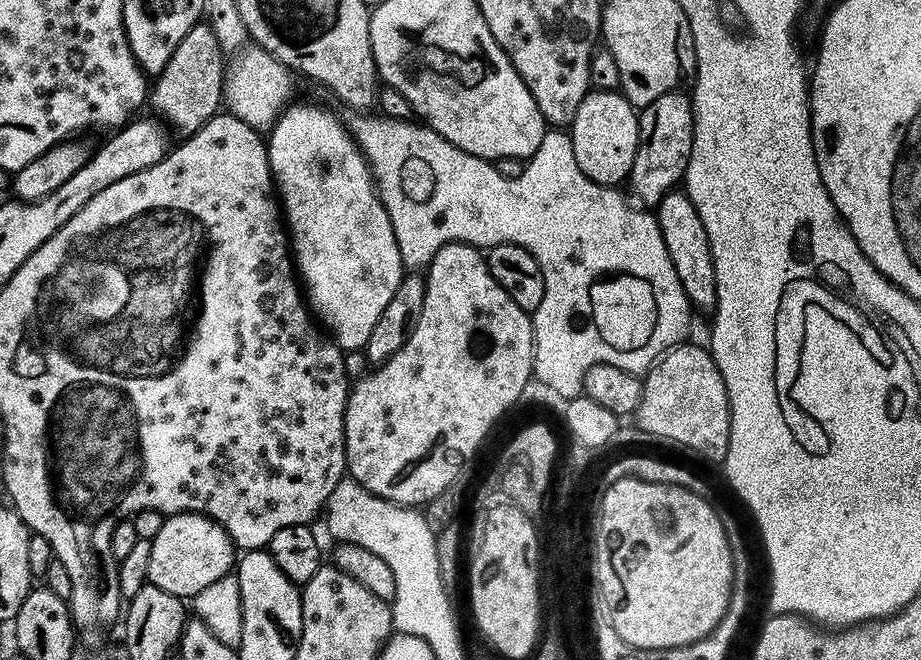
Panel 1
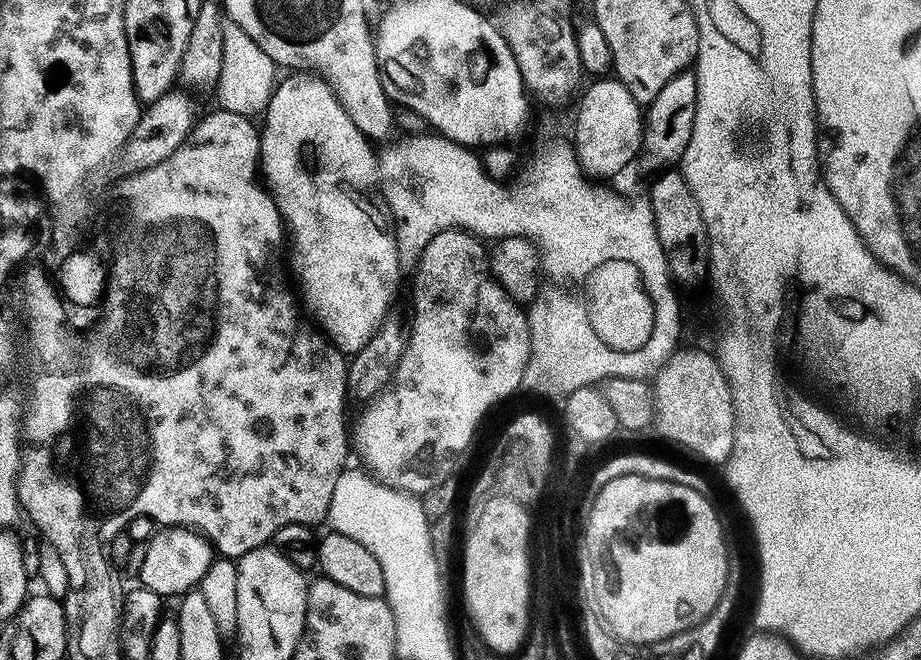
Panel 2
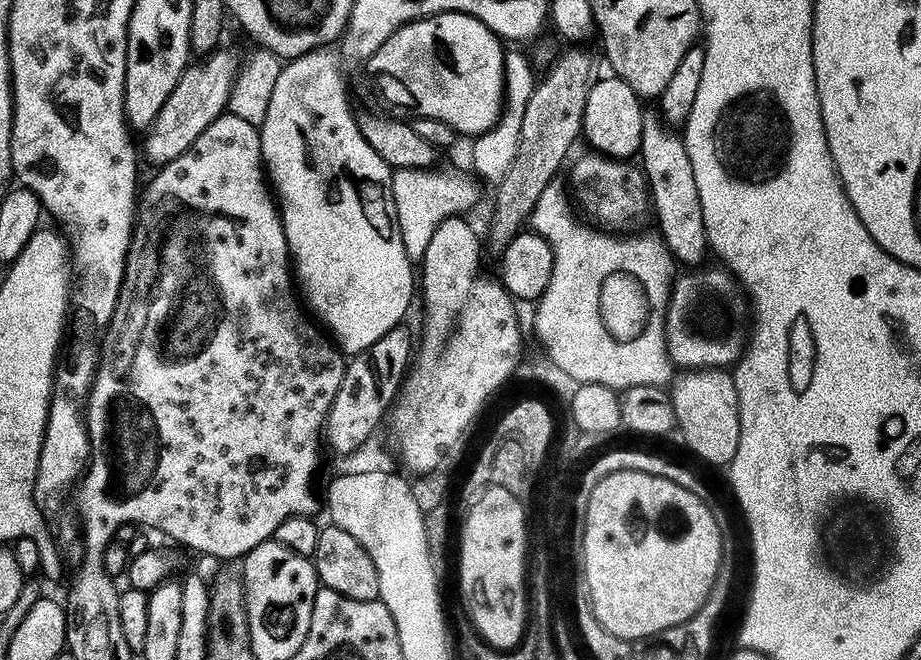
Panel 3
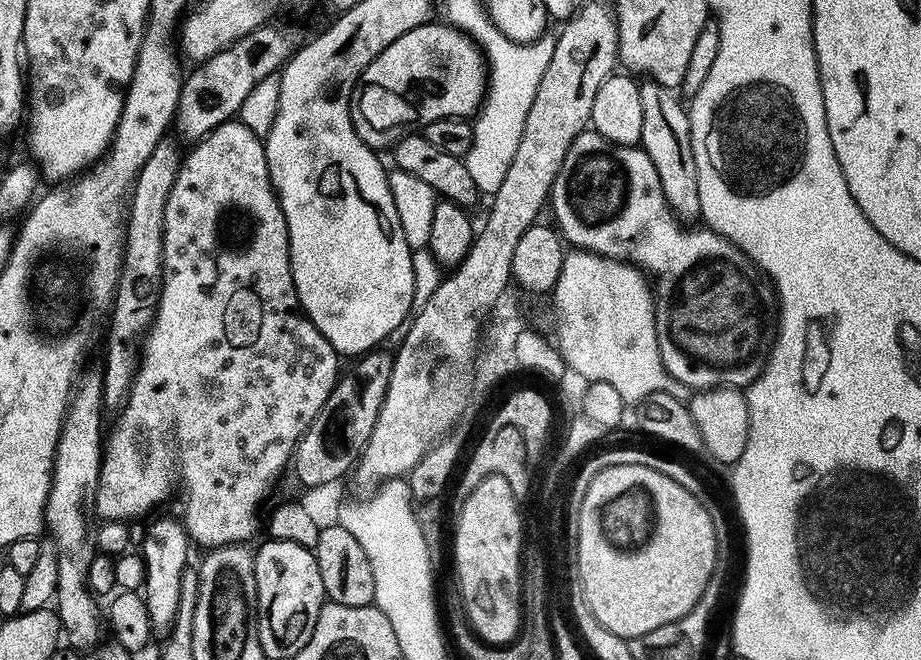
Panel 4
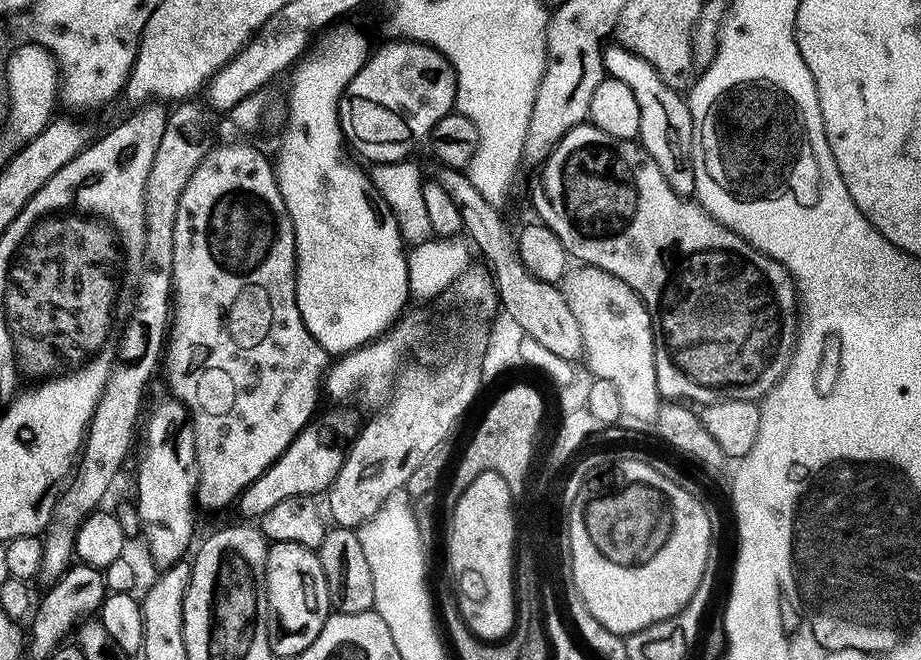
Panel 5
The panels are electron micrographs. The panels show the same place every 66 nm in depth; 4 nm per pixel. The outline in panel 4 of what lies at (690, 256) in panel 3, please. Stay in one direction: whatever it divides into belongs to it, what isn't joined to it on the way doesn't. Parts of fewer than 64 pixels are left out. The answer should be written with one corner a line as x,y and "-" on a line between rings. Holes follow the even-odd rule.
640,84
642,98
642,134
640,144
658,170
658,182
662,182
662,194
670,210
681,222
696,222
701,219
698,198
698,166
694,166
692,135
688,121
688,108
680,105
681,97
673,89
660,84

